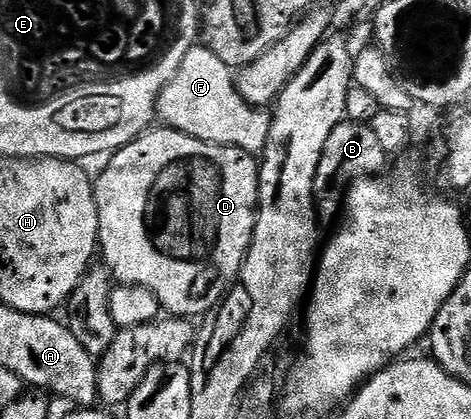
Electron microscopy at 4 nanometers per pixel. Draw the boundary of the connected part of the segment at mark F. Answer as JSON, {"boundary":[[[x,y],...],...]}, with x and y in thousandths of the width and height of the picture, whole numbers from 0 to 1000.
{"boundary":[[[414,107],[393,129],[372,184],[350,198],[333,236],[340,291],[369,313],[476,351],[505,351],[527,370],[552,372],[567,346],[573,277],[516,241],[503,220],[497,172],[433,107]]]}

